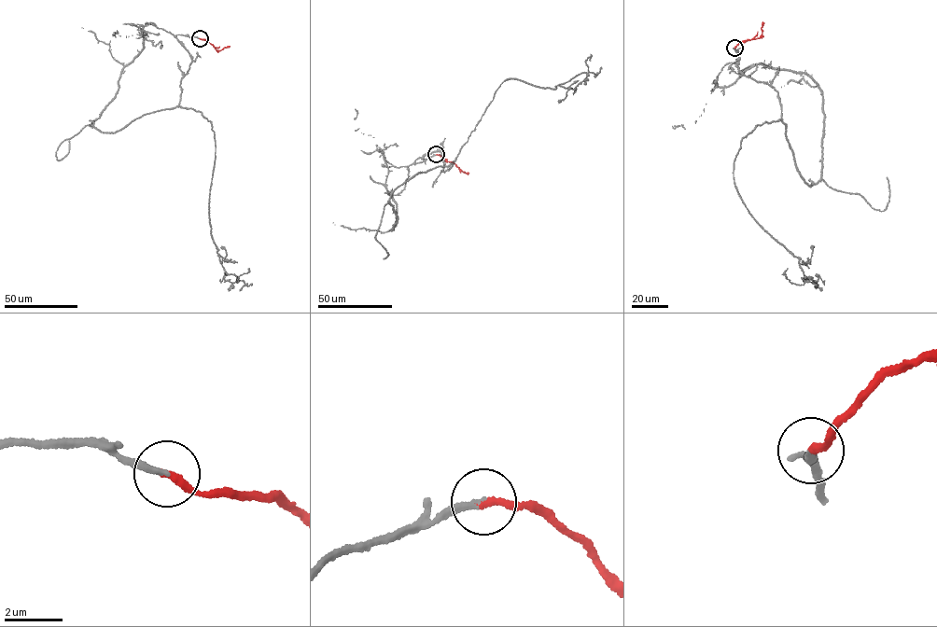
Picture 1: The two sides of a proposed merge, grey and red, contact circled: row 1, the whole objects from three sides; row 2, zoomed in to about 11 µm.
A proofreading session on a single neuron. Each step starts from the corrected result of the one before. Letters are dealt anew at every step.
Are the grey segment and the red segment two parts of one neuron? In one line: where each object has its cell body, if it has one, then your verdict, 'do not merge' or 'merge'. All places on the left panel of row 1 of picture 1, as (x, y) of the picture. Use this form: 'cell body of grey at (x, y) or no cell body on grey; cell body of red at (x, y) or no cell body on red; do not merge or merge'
no cell body on grey; no cell body on red; merge

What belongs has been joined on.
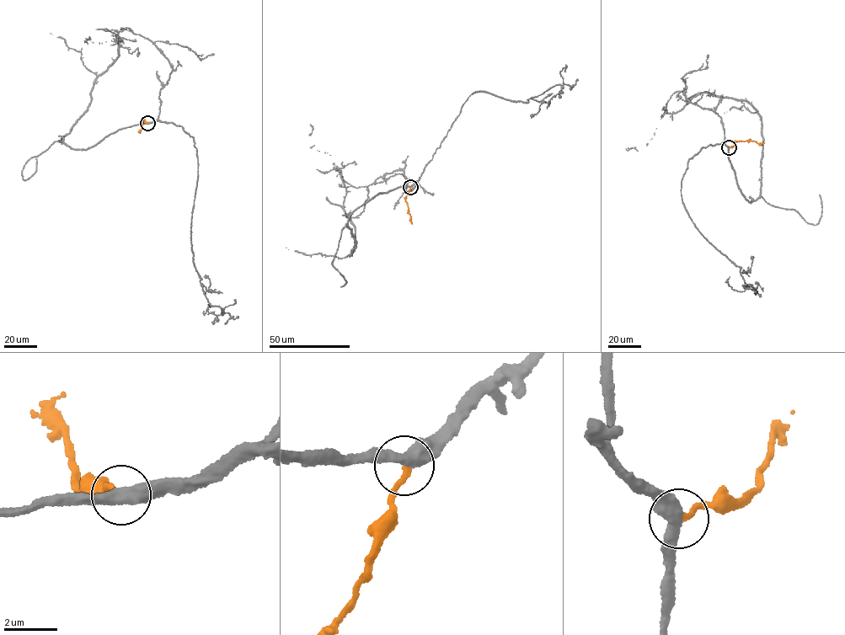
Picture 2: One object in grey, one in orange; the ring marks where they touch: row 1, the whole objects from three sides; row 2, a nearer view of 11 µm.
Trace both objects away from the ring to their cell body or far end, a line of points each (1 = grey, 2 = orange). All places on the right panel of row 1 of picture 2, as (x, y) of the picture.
1: (729, 147), (738, 187), (755, 200), (763, 140), (746, 101), (702, 92), (661, 115), (646, 146), (625, 148)
2: (729, 147), (739, 141), (764, 143)

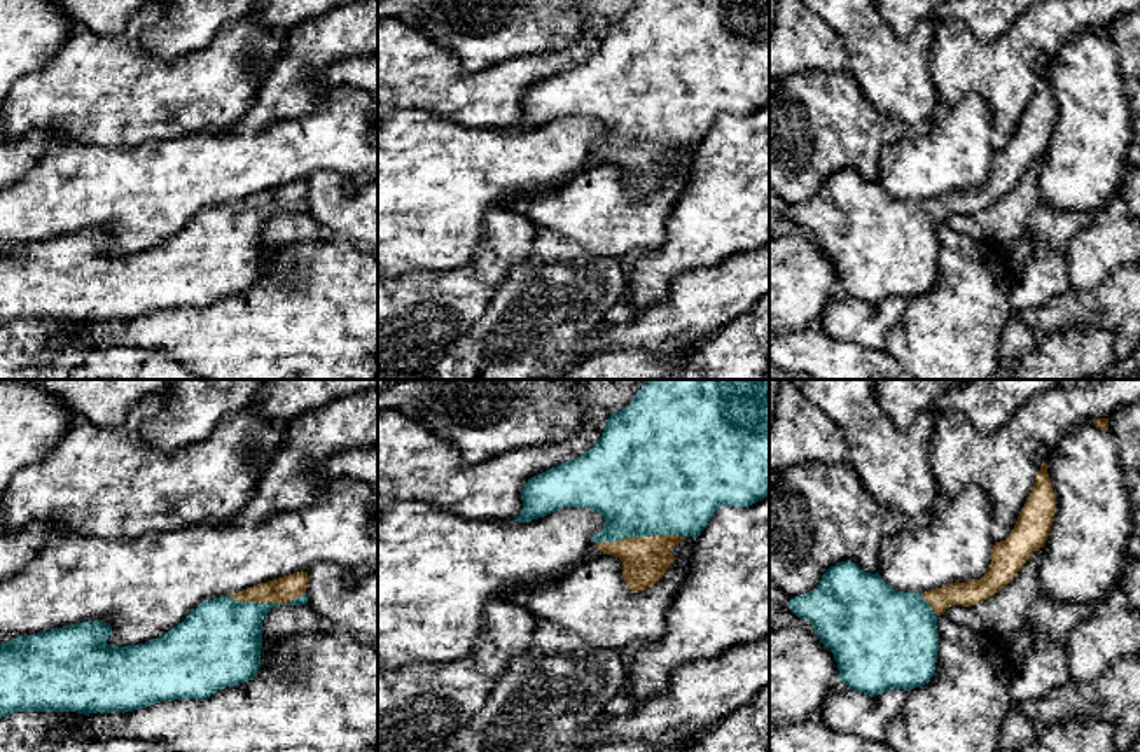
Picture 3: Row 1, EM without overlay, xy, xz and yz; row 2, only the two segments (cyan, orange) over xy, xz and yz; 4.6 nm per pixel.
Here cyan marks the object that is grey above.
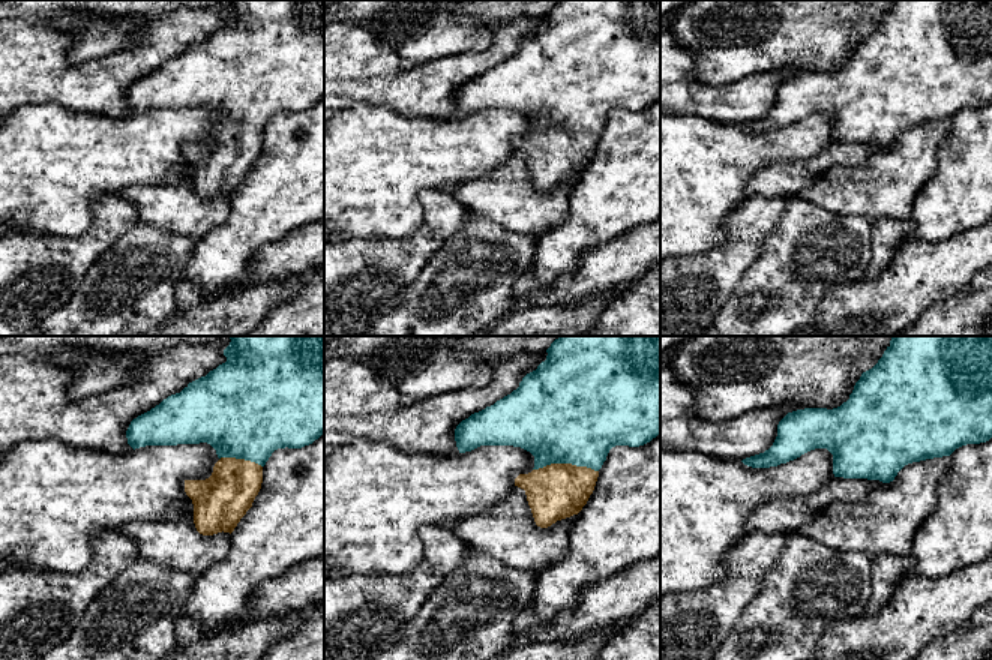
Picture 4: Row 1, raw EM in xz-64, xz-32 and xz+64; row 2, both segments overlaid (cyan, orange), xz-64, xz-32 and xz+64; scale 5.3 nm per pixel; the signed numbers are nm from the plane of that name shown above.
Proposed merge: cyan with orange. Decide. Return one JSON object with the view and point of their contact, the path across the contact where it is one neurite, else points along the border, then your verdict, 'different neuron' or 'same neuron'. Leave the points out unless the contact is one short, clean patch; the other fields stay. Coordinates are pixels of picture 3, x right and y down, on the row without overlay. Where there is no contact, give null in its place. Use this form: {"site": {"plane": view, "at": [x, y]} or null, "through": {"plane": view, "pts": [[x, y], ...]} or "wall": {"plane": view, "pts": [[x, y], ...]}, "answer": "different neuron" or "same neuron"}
{"site": {"plane": "xz", "at": [640, 144]}, "through": {"plane": "xz", "pts": [[644, 90], [640, 144], [644, 168]]}, "answer": "same neuron"}

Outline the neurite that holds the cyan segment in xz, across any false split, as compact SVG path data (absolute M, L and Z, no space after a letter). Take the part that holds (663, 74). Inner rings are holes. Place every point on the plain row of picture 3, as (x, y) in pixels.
M638 0L626 16L607 28L600 49L589 59L528 87L521 98L523 119L514 129L525 131L539 128L563 115L586 115L600 121L605 128L605 135L593 143L594 156L600 161L617 164L622 170L624 191L633 201L638 201L654 194L664 184L666 177L675 170L671 157L685 145L699 145L719 115L748 115L762 108L768 101L769 0Z

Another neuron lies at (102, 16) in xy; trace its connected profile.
M47 0L73 23L100 35L119 33L143 5L159 0Z

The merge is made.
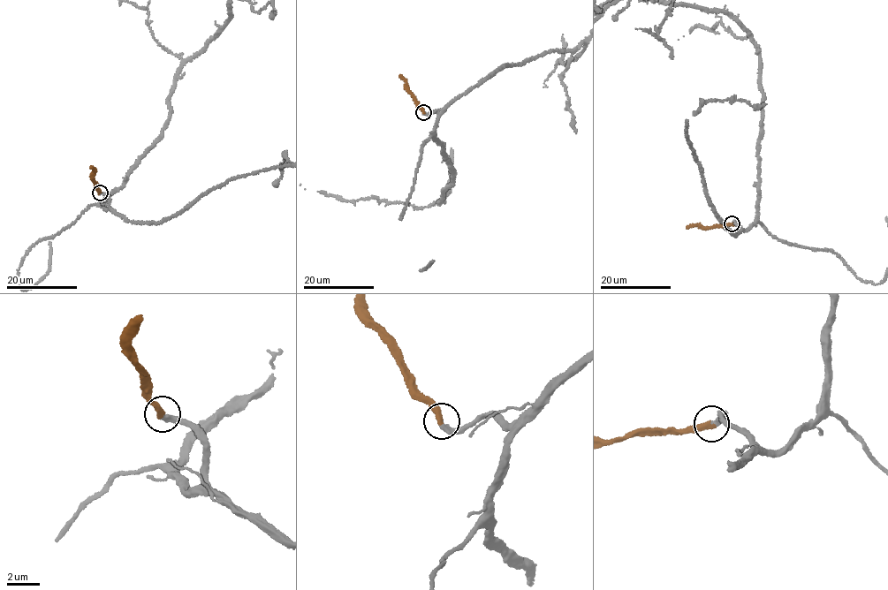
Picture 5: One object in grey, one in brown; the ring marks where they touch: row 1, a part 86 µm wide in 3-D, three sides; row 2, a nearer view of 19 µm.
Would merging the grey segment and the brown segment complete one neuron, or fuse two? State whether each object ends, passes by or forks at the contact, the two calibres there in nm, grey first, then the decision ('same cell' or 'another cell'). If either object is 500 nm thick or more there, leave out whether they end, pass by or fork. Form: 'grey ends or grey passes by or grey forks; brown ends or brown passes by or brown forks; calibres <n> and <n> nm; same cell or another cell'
grey ends; brown ends; calibres 320 and 400 nm; same cell

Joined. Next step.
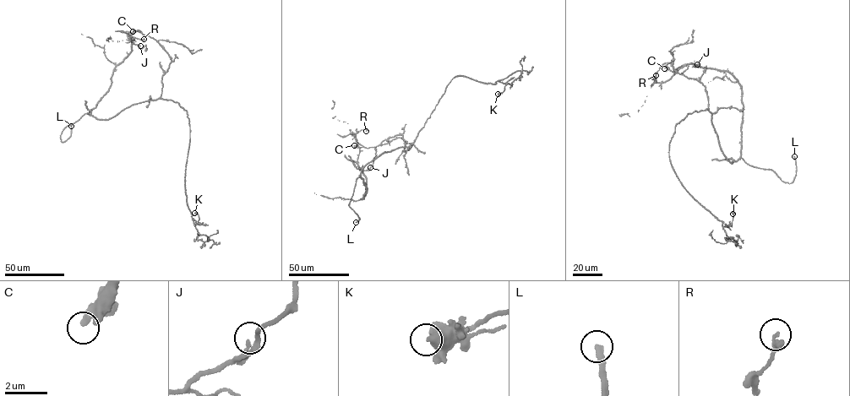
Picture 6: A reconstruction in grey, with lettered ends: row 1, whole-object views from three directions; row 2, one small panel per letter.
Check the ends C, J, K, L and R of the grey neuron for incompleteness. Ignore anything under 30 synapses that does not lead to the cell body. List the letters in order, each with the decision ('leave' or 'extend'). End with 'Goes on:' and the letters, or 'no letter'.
C: leave
J: leave
K: leave
L: leave
R: leave
Goes on: no letter

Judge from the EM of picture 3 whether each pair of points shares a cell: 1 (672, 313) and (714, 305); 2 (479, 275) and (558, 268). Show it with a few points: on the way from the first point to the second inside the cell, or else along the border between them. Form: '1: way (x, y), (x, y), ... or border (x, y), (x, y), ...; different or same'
1: way (682, 313), (689, 313), (703, 305); same
2: border (534, 238), (532, 250), (511, 270), (486, 306); different

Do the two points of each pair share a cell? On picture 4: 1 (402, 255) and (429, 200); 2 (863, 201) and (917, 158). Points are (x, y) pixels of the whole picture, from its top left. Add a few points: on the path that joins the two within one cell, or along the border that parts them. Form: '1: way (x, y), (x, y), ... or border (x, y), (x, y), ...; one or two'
1: way (416, 243), (431, 228), (431, 213); one
2: way (877, 192), (892, 176), (904, 168); one

